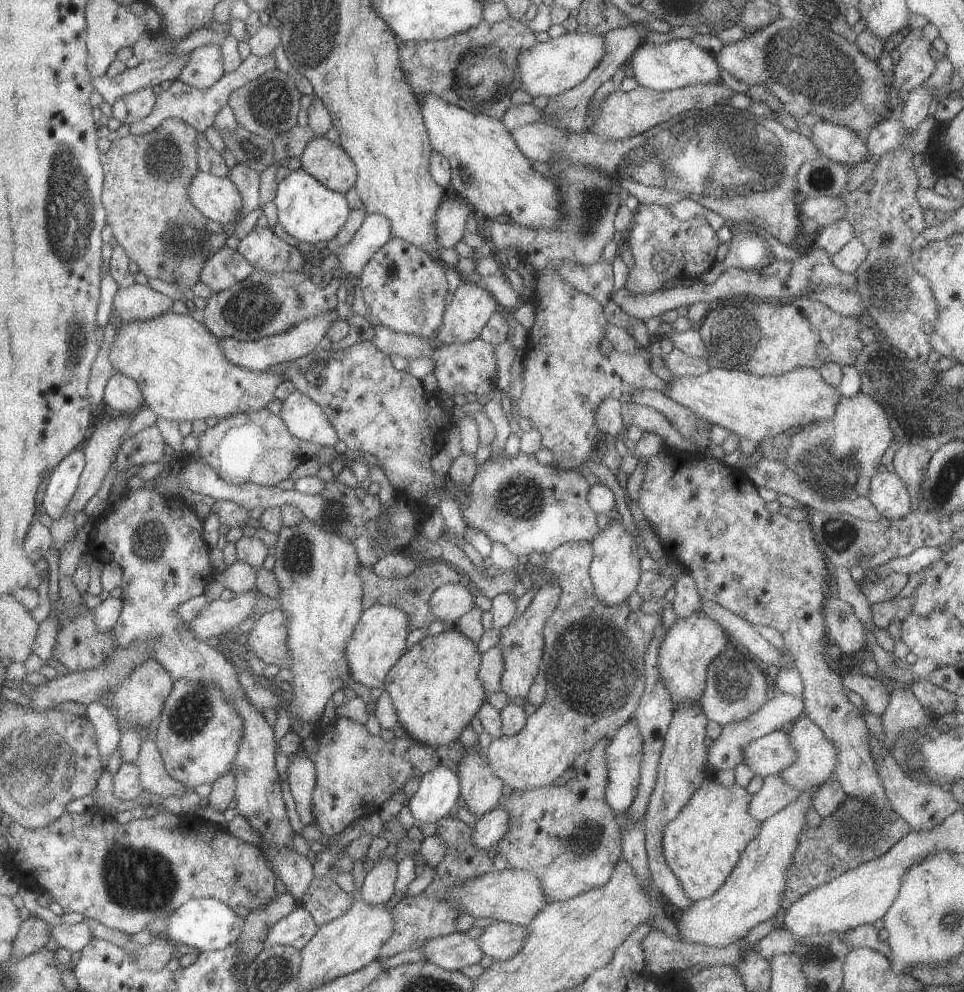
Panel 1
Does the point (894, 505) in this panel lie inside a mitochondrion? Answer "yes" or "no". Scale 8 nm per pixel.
no

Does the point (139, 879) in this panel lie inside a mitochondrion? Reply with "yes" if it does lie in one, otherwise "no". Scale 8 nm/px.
yes

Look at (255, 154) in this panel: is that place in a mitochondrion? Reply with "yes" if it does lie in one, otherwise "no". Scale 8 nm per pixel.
no

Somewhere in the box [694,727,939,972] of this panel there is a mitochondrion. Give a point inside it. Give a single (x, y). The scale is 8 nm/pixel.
(864, 827)

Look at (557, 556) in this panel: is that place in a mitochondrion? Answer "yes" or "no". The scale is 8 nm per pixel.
no

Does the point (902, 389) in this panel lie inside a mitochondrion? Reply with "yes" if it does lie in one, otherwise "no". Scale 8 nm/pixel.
yes

